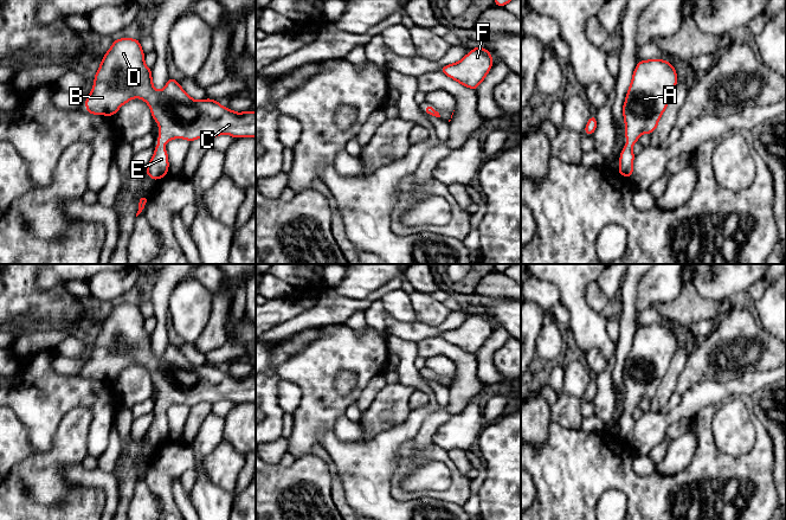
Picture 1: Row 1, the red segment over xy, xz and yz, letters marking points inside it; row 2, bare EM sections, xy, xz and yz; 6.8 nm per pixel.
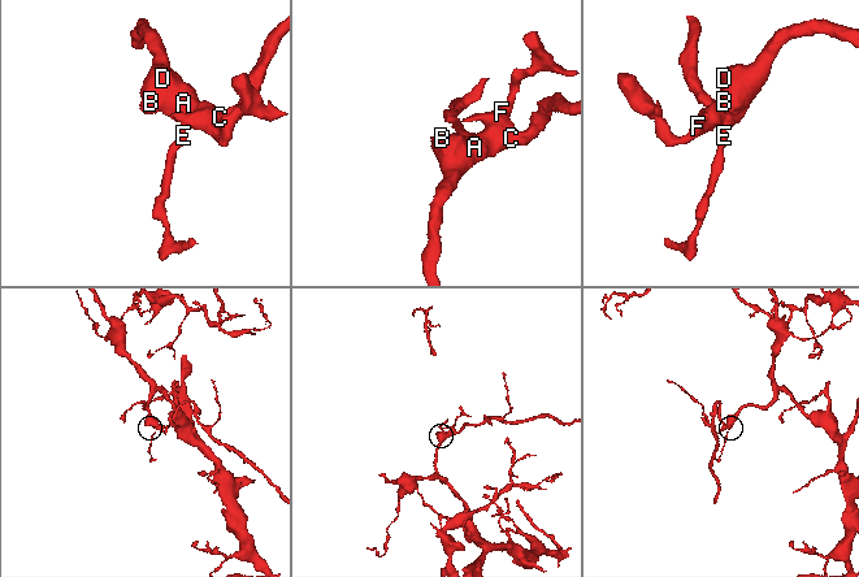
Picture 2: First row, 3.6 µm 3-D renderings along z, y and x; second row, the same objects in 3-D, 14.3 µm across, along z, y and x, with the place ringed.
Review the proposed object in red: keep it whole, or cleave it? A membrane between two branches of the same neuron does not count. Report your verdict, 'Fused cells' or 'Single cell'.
Single cell

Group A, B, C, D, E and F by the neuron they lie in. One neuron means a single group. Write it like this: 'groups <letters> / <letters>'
groups A B C D E F

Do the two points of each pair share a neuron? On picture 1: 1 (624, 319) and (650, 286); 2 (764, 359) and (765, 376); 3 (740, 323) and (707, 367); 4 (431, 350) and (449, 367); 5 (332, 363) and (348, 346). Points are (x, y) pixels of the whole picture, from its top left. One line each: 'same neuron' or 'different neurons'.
1: different neurons
2: different neurons
3: same neuron
4: different neurons
5: same neuron

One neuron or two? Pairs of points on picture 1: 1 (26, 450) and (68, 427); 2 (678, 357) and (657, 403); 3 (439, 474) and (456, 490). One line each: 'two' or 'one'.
1: two
2: one
3: two

